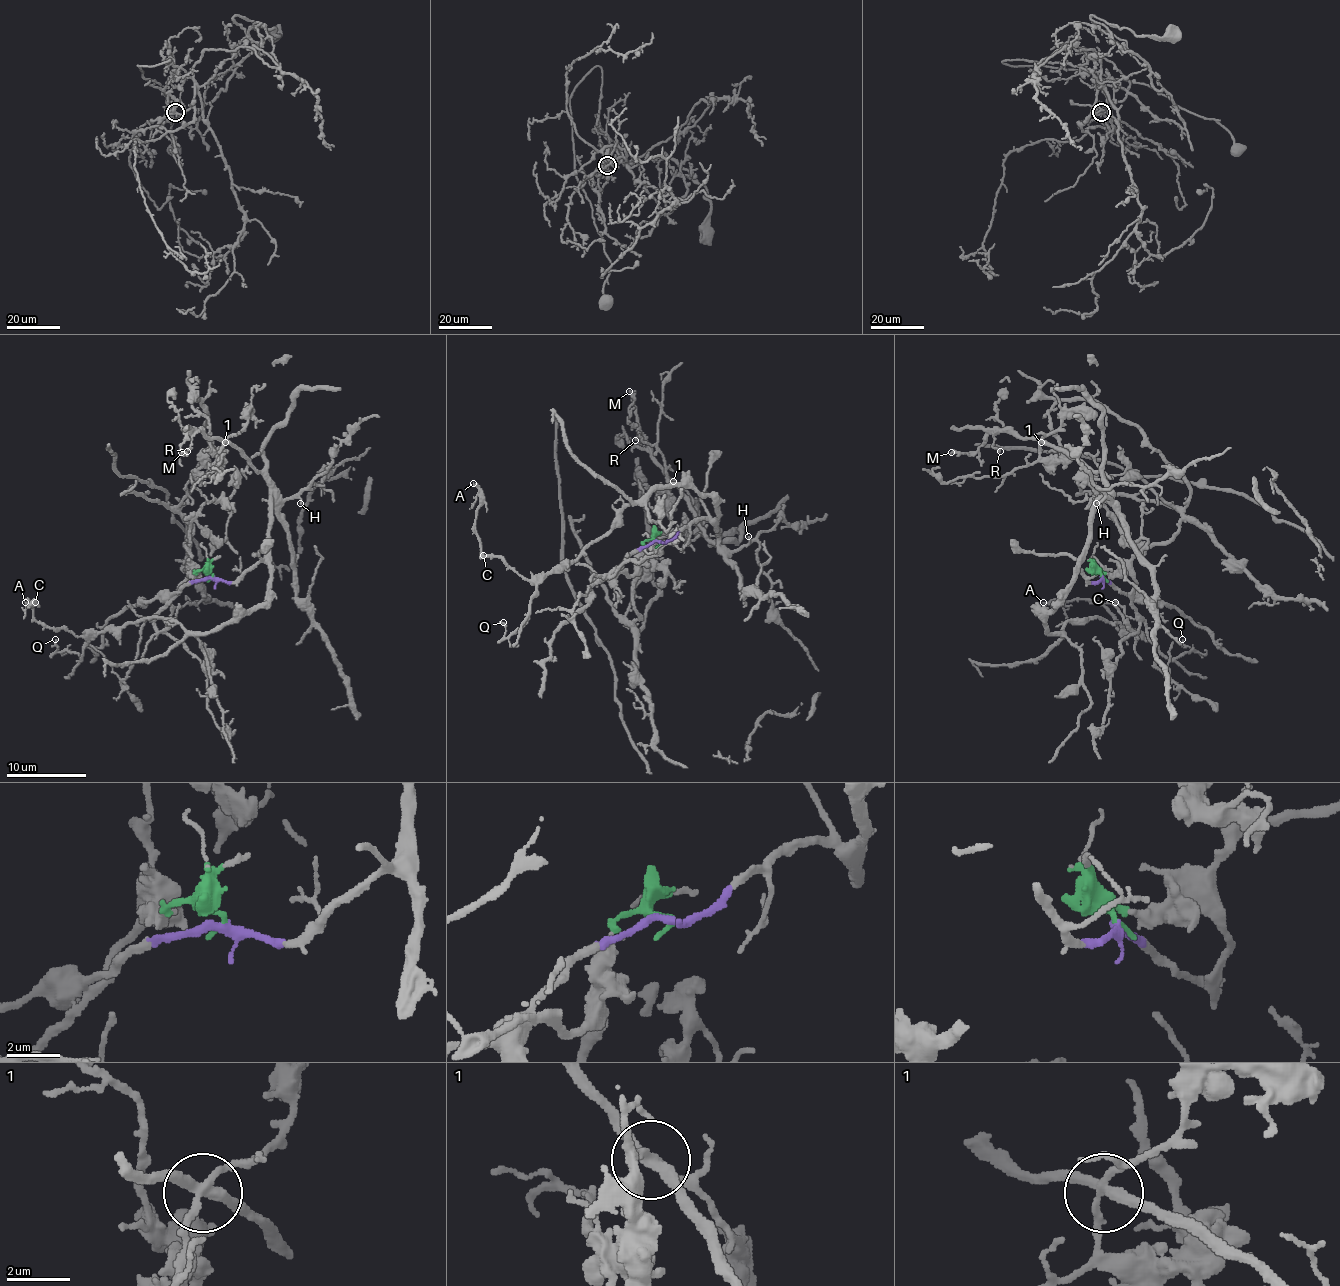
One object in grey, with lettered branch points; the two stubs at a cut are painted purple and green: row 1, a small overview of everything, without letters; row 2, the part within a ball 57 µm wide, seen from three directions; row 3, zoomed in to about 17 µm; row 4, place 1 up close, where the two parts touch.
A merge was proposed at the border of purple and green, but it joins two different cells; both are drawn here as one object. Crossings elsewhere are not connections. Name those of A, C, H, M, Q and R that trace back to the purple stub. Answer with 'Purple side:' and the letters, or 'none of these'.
Purple side: A, C, H, M, Q, R

